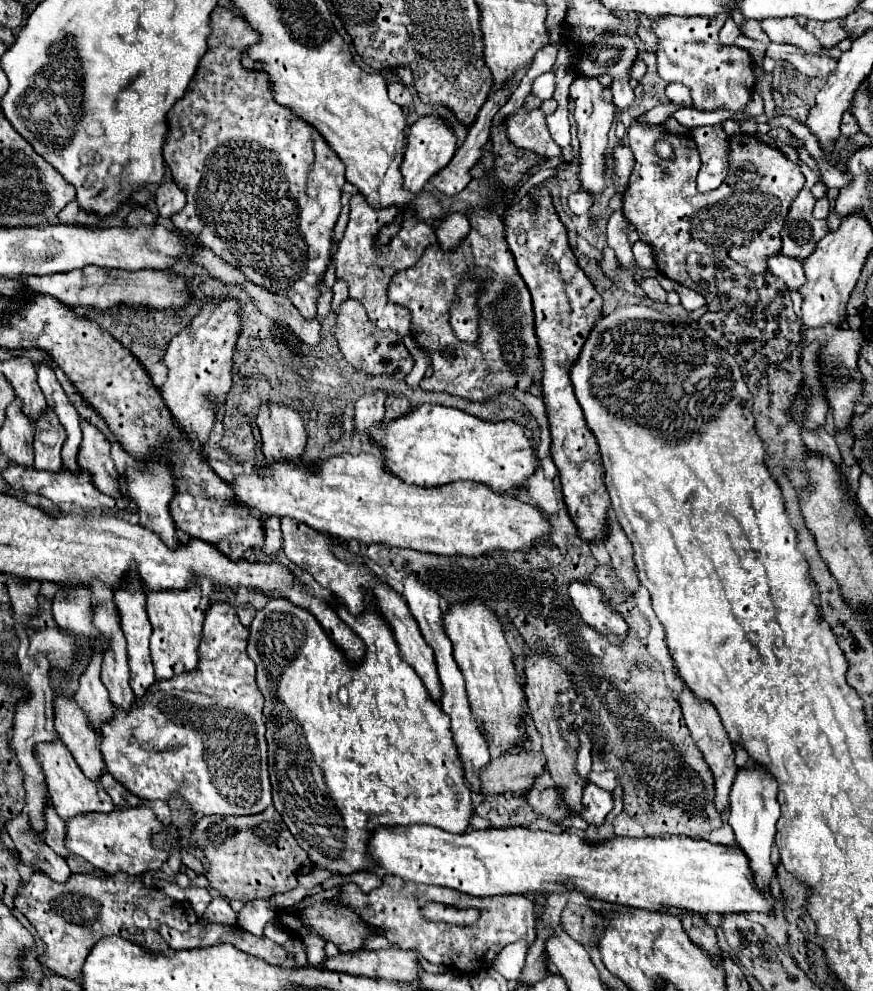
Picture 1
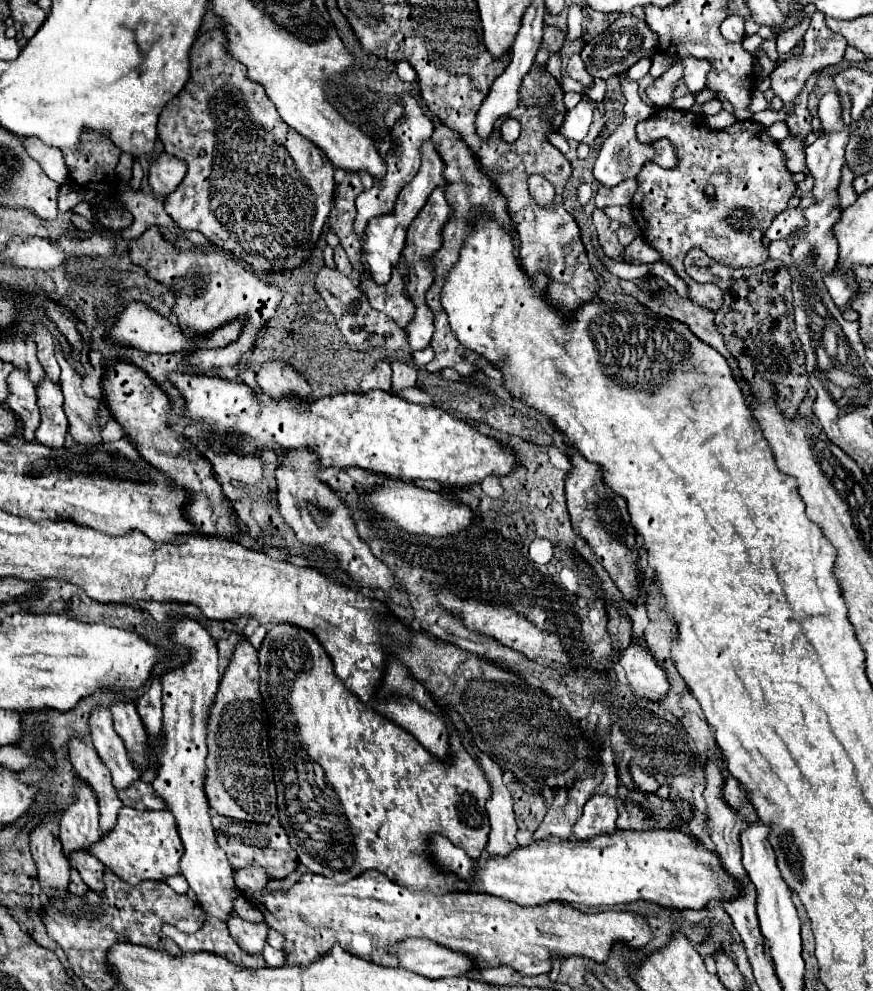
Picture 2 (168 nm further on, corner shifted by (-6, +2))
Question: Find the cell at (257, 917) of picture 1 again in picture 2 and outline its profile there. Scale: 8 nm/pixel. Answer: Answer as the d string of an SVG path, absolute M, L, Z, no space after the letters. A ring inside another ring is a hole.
M265 944L263 957L267 967L282 967L285 964L284 953L280 950L273 949L269 944Z

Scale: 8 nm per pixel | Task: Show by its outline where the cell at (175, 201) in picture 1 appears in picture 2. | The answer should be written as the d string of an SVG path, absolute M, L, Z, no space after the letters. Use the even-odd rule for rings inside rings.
M161 153L157 159L153 159L149 167L149 185L153 187L153 193L157 197L167 197L171 191L177 189L185 173L187 173L185 161L179 161L177 157Z

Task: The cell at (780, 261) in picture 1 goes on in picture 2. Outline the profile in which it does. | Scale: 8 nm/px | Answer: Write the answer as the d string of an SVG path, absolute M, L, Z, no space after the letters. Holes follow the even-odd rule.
M785 239L771 241L767 249L769 249L769 257L771 257L771 259L781 259L787 267L791 265L791 247L787 245Z

